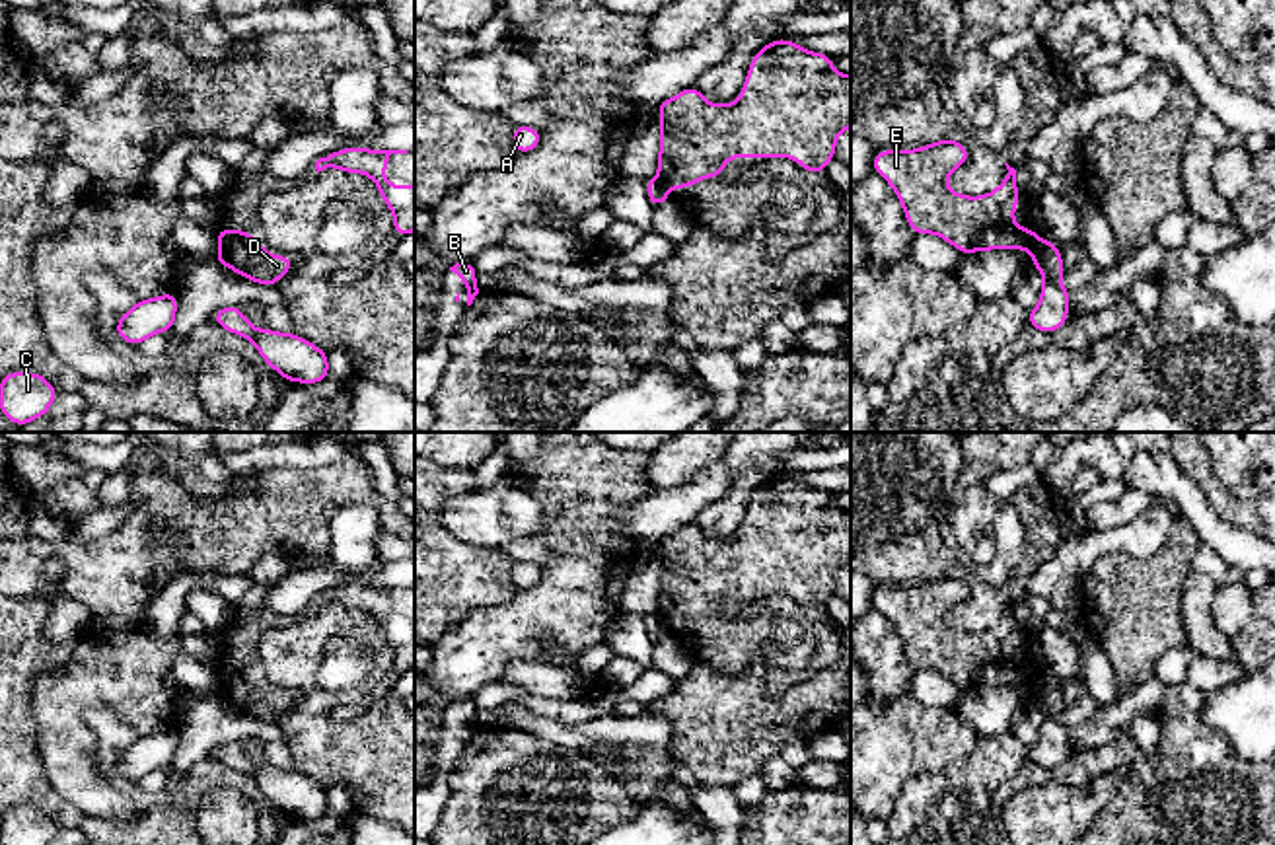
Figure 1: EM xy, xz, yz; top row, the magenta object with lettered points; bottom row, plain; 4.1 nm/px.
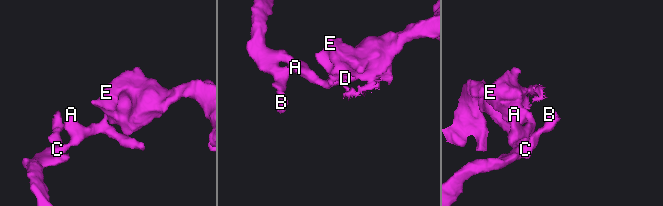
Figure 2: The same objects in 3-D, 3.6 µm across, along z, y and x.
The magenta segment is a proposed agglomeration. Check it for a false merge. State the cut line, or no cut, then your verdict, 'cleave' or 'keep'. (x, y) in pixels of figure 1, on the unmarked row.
yz (1042, 676), (1032, 690) | cleave

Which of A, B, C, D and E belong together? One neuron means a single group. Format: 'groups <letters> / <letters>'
groups A B C / D E

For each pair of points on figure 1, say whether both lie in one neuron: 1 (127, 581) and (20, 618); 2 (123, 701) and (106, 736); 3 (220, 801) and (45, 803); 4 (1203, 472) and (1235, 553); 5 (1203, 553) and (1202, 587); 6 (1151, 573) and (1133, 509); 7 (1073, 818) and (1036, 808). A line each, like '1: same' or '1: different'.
1: different
2: different
3: different
4: different
5: different
6: different
7: same

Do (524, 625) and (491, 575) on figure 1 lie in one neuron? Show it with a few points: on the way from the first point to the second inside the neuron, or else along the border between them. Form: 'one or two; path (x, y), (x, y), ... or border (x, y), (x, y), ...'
two; border (518, 590), (495, 606)

